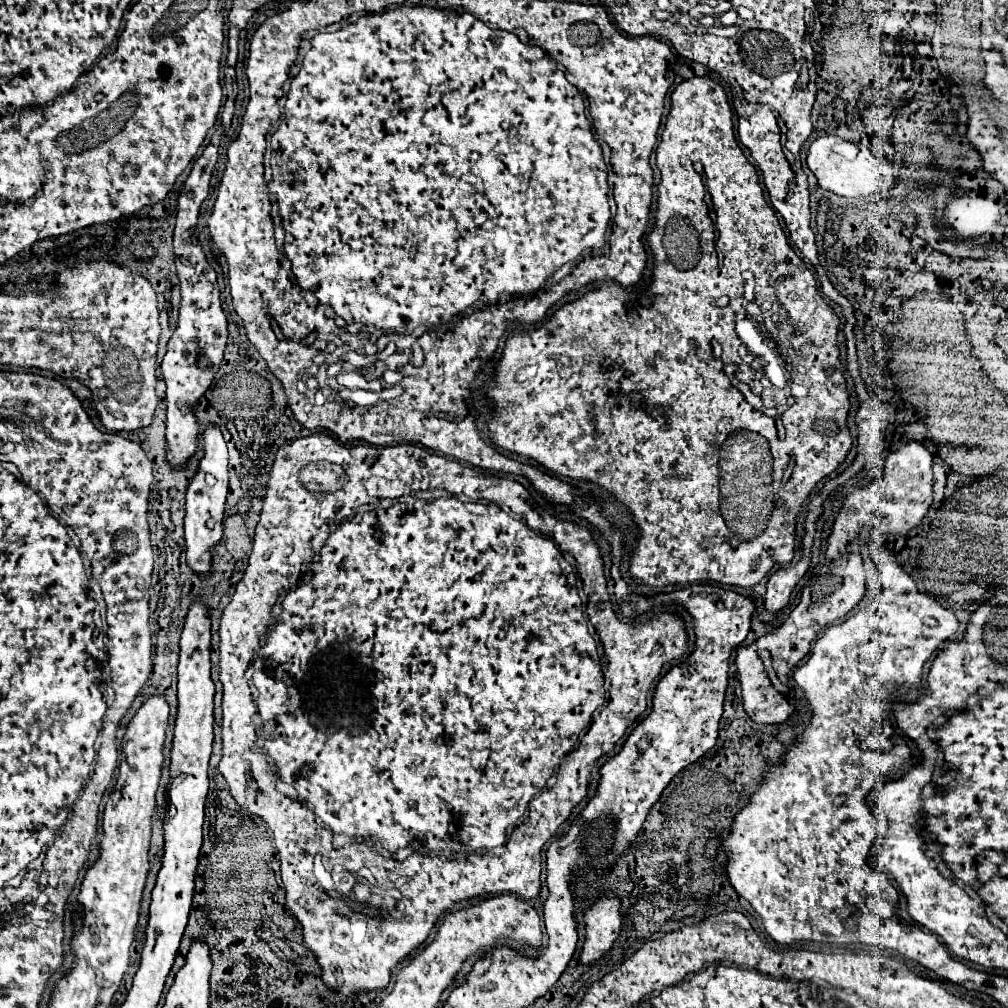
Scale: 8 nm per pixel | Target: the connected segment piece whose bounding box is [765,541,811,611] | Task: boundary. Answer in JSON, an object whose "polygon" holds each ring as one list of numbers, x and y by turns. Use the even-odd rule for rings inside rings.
{"polygon":[[811,541,803,543,801,559,797,565,787,565,787,567,771,573,771,577,767,581,767,591,765,591,767,611,779,611,787,605,793,587,799,583,799,579,805,575,807,567,809,567,809,559,811,559,809,549,811,549]]}

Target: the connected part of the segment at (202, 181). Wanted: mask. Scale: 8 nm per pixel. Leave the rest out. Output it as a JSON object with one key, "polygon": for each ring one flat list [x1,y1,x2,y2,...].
{"polygon":[[215,131,211,143,203,149,201,157,195,161,185,187,179,195,177,203,176,223,173,234,173,247,177,277,181,281,181,307,179,307,179,321,177,329,167,343,167,353,161,363,161,375,167,383,167,459,173,465,183,465,195,453,195,441,199,427,195,423,195,415,191,405,199,401,199,397,211,387,211,379,219,369,223,359,223,349,227,345,227,319,221,309,219,299,219,285,213,267,205,261,203,249,199,247,197,239,187,239,187,227,195,227,199,207,209,193,211,171,217,161,217,147,221,141,221,131]]}

